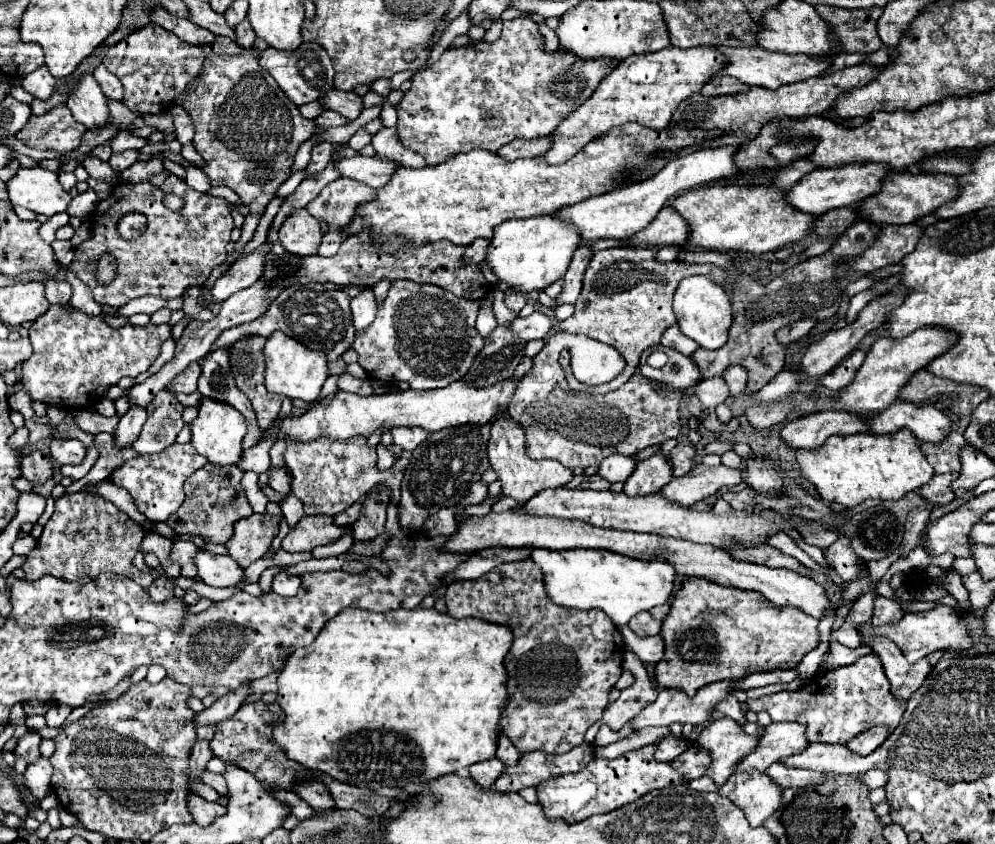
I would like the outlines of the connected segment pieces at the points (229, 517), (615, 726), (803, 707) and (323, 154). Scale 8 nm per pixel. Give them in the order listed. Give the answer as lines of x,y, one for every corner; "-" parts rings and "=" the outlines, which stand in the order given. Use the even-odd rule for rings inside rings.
206,464
200,470
202,472
194,472
186,480
186,502
172,516
172,522
178,522
184,518
184,532
192,532
192,534
202,532
202,538
206,542
226,544
234,534
234,522
252,514
246,492
240,484
244,470
240,470
238,466
218,468
218,470
224,470
224,478
220,476
220,472
216,472
216,468
212,464
-
194,482
198,482
198,484
194,484
=
630,650
624,652
624,668
634,670
636,682
634,682
634,686
622,690
620,698
606,708
601,720
588,729
585,734
585,742
589,744
594,742
599,726
608,724
614,732
618,732
626,722
630,722
634,716
638,716
638,712
642,708
646,708
648,704
652,704
658,696
658,690
650,682
650,676
648,676
644,664
=
868,654
850,666
842,666
832,672
820,672
818,680
812,680
808,686
796,692
778,692
758,700
748,700
748,708
754,712
766,710
774,722
806,724
806,736
810,742
846,744
860,732
878,724
886,724
890,730
894,730
900,724
906,702
892,696
890,682
884,674
880,658
=
322,142
318,144
314,150
312,150
312,160
308,164
308,176
316,174
316,172
322,172
326,168
326,164
330,162
330,156
332,156
332,144
330,142

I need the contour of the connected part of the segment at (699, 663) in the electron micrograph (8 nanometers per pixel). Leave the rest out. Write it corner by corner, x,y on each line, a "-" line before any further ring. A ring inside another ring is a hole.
688,578
672,600
670,614
662,624
666,644
664,658
656,664
656,682
662,688
678,688
694,696
702,686
720,680
738,680
752,672
796,668
800,660
820,644
818,620
794,606
774,606
762,594
714,584
708,578

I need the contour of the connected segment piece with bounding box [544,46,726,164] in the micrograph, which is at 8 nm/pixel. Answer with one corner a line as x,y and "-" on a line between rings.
668,46
666,50
626,58
610,76
606,76
606,80
602,80
598,92
594,92
582,108
562,120
562,124
554,130
554,144
550,152
544,154
544,160
548,164
562,164
580,152
588,142
628,122
638,122
658,132
668,128
678,104
688,100
692,94
698,94
706,80
710,82
724,64
726,58
718,46
694,46
688,50

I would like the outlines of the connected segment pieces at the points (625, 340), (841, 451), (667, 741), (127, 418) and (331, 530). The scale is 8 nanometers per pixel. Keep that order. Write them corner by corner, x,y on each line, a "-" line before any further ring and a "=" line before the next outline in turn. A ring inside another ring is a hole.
610,248
610,250
596,252
596,256
592,258
590,268
586,270
586,276
584,276
582,292
576,302
576,312
568,320
560,322
558,328
570,334
586,334
598,342
604,342
616,348
624,356
626,368
620,376
616,376
616,382
586,386
574,378
570,368
570,352
564,350
560,354
560,366
572,390
590,392
590,394
606,394
606,392
618,390
624,382
630,380
630,376
638,368
640,354
660,344
664,330
676,324
676,316
672,310
672,296
682,278
702,274
722,288
728,286
726,270
714,264
686,264
676,260
664,264
656,260
656,252
658,248
=
908,430
896,434
850,434
830,436
826,444
816,450
798,450
796,460
806,480
810,480
826,502
838,502
846,508
854,508
868,498
900,500
906,492
918,490
932,476
934,470
928,464
920,442
=
666,736
666,738
662,738
662,742
658,744
658,750
656,750
656,754
654,754
654,758
656,760
662,760
662,762
670,762
670,760
674,760
676,756
680,756
682,752
686,752
690,748
690,742
688,740
680,740
680,738
676,738
676,736
=
130,408
120,418
120,422
118,422
116,430
114,430
114,448
118,448
118,450
130,448
136,442
136,438
140,436
144,422
146,422
146,410
=
304,516
282,540
286,552
310,552
316,546
340,540
348,530
334,522
334,516

